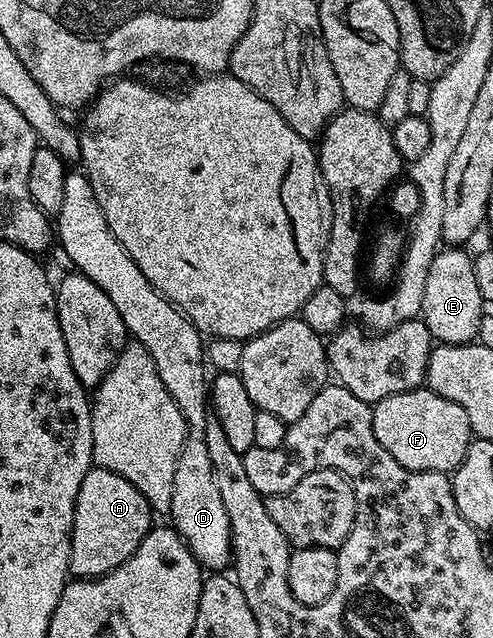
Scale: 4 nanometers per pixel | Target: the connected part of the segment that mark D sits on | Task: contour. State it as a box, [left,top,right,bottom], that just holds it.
[55,172,233,572]

